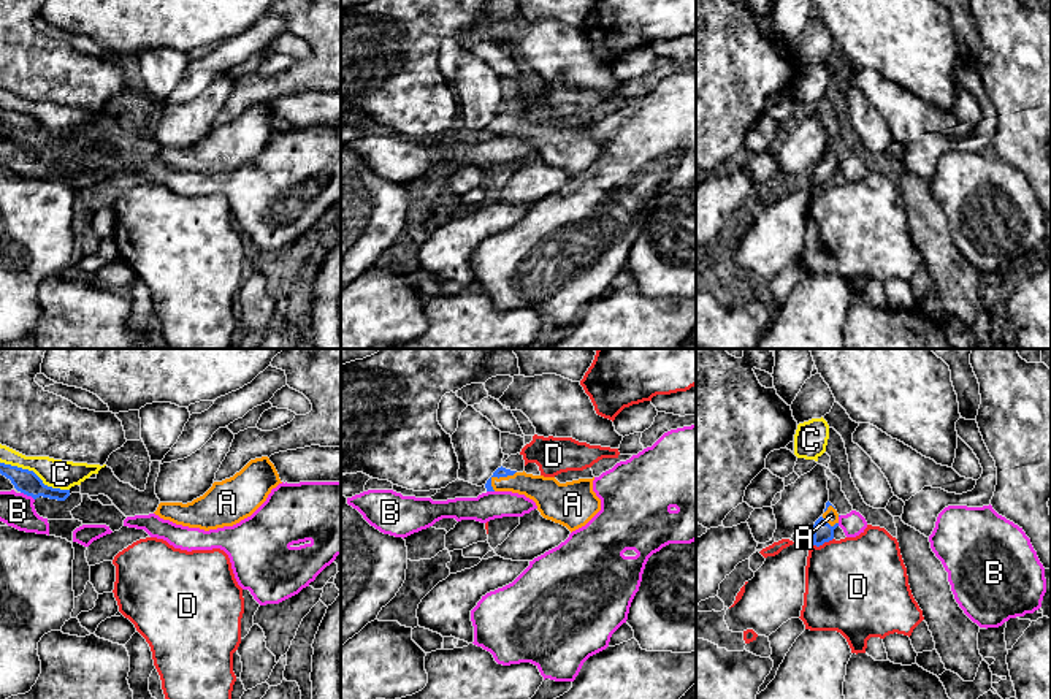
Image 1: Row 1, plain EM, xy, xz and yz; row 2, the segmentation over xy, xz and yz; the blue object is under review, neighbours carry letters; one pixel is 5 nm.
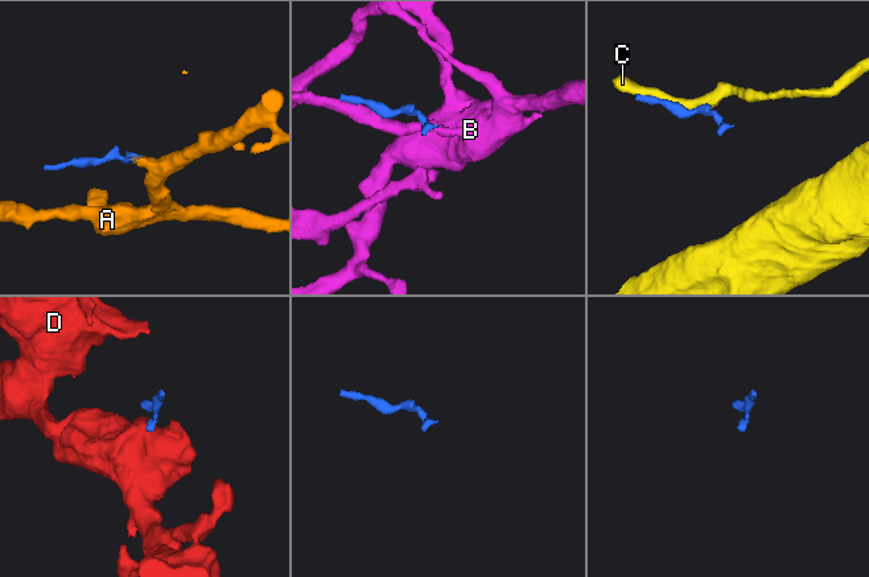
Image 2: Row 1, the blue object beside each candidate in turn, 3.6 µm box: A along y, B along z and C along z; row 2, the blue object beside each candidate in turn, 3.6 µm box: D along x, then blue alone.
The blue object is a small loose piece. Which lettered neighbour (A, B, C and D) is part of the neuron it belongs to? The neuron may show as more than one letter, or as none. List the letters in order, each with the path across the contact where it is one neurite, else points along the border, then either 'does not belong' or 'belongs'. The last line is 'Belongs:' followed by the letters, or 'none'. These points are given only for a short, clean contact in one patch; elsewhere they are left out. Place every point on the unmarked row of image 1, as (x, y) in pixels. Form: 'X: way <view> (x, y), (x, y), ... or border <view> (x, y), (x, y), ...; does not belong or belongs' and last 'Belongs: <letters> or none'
A: way xz (501, 116), (498, 122), (528, 129), (544, 137); belongs
B: does not belong
C: does not belong
D: border yz (833, 183), (818, 190), (812, 189); does not belong
Belongs: A

